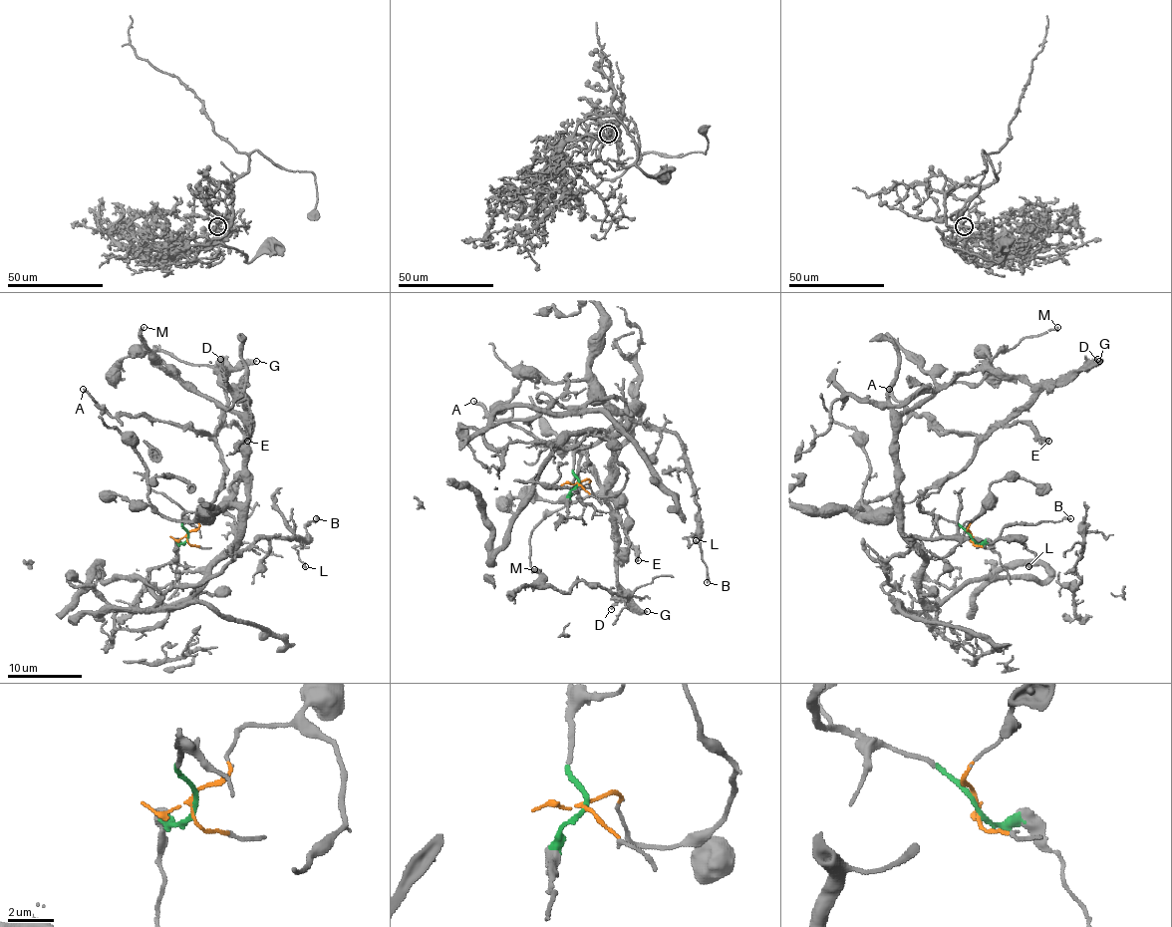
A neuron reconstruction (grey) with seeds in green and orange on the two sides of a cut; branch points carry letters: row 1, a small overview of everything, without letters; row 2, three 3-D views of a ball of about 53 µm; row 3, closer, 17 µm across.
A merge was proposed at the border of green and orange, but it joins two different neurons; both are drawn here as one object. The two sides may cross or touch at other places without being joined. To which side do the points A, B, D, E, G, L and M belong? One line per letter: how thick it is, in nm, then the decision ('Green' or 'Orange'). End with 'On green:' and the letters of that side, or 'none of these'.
A: Thickness 180 nm. Green
B: Thickness 180 nm. Orange
D: Thickness 160 nm. Green
E: Thickness 400 nm. Green
G: Thickness 360 nm. Green
L: Thickness 240 nm. Orange
M: Thickness 140 nm. Green
On green: A, D, E, G, M

